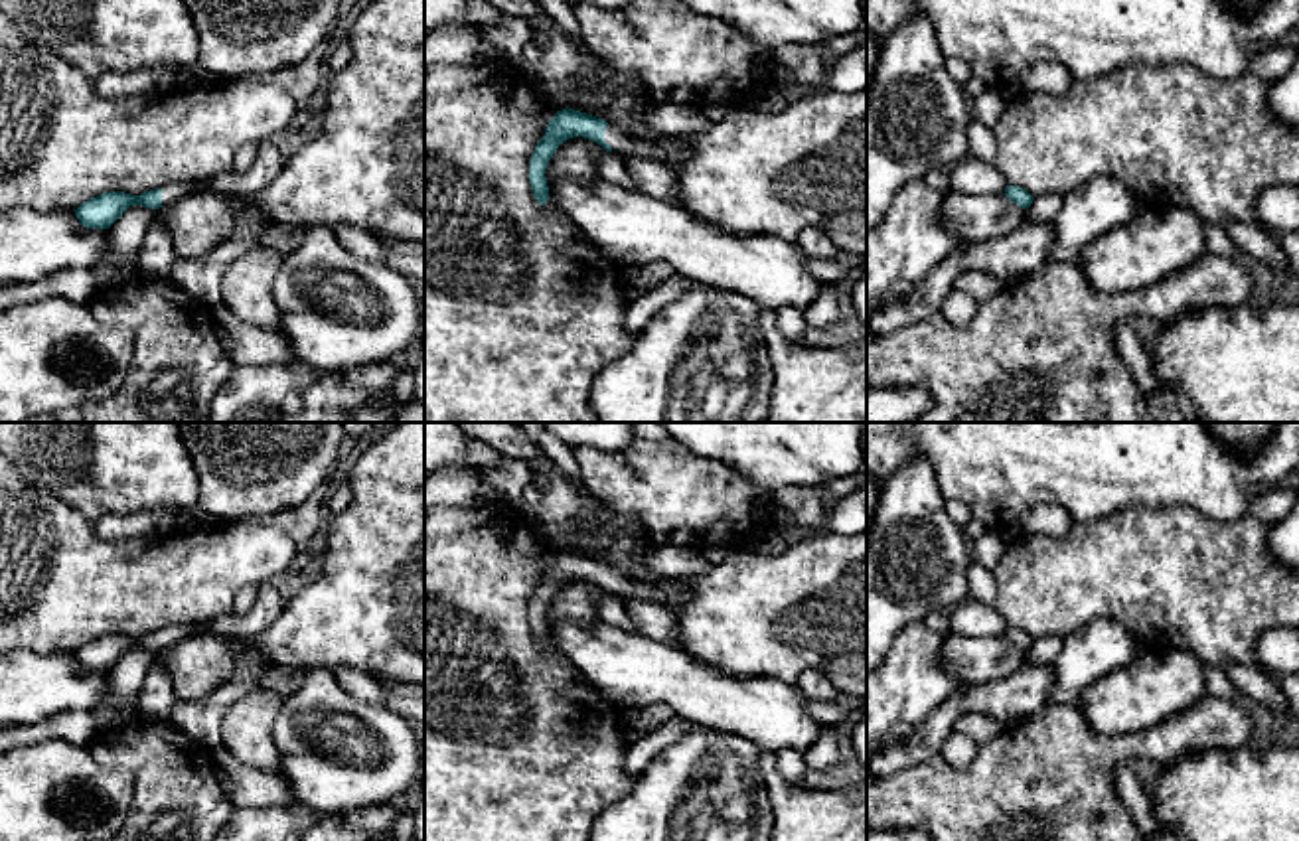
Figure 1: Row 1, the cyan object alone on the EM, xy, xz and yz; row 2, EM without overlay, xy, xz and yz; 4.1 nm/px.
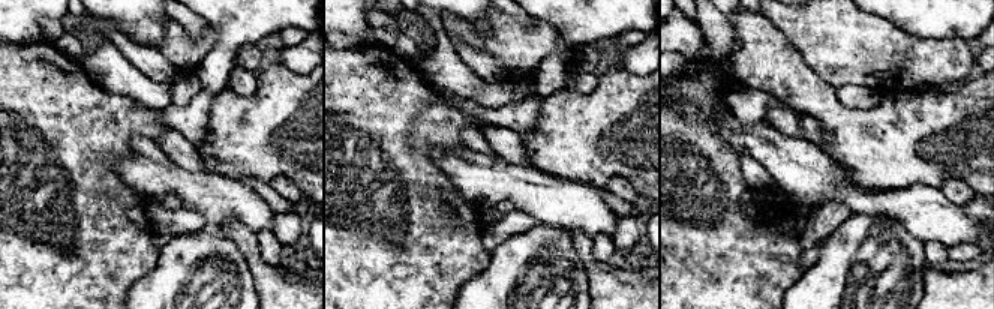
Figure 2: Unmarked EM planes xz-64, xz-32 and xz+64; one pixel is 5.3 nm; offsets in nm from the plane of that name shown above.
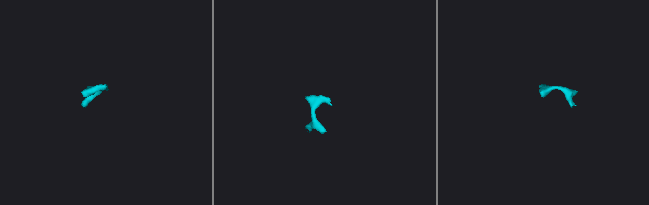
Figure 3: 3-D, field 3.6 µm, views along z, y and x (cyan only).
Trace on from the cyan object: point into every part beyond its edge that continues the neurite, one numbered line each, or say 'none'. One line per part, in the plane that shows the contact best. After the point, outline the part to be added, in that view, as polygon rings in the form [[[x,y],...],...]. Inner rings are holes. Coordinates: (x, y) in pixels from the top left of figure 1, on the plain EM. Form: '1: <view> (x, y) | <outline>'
1: xz (666, 589) | [[[608,567],[604,573],[604,584],[618,598],[642,598],[651,602],[677,602],[685,598],[697,584],[699,576],[687,578],[659,578],[657,582],[640,582],[628,578],[620,571]]]

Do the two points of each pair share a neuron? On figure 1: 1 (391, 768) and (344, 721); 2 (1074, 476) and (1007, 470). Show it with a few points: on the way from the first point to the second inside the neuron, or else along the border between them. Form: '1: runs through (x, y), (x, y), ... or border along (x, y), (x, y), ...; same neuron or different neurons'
1: runs through (383, 755), (378, 755), (358, 735); same neuron
2: runs through (1059, 470), (1023, 470); same neuron

